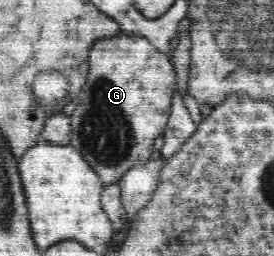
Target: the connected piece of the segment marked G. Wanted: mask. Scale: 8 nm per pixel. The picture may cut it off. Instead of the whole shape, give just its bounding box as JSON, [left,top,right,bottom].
[69,33,175,185]

